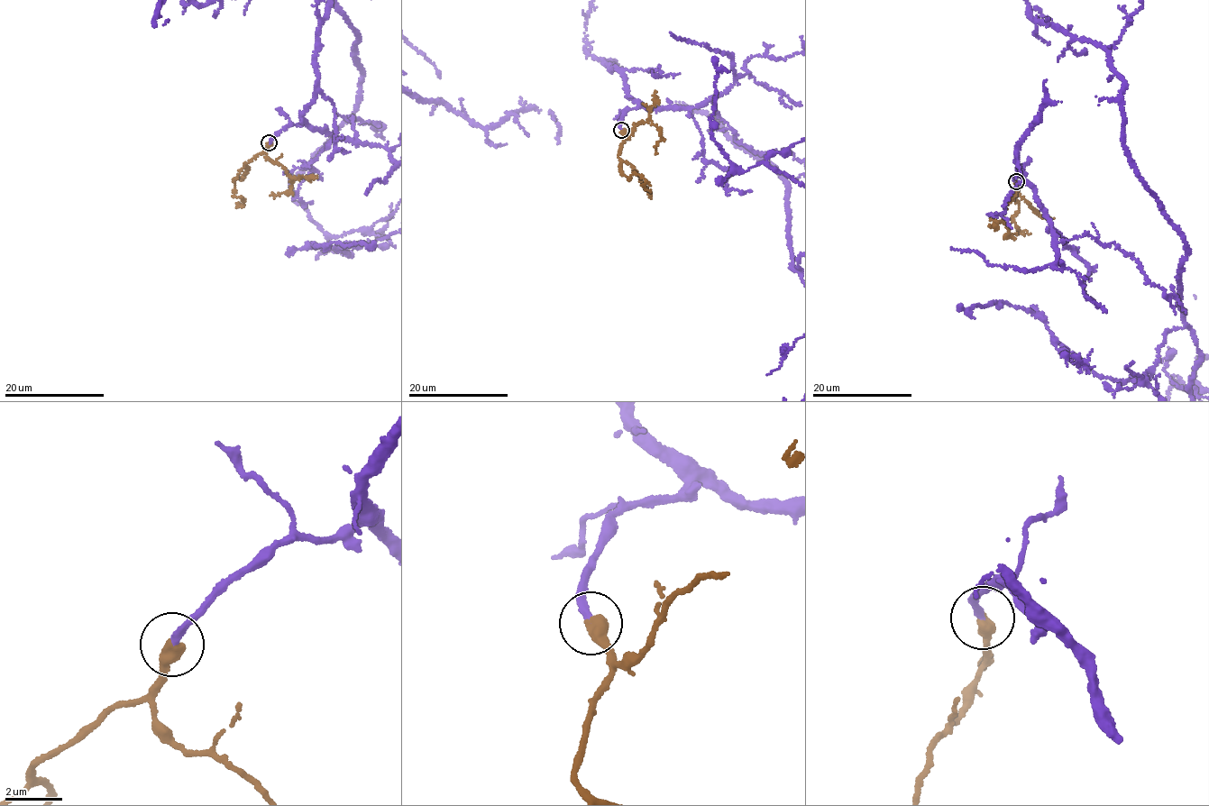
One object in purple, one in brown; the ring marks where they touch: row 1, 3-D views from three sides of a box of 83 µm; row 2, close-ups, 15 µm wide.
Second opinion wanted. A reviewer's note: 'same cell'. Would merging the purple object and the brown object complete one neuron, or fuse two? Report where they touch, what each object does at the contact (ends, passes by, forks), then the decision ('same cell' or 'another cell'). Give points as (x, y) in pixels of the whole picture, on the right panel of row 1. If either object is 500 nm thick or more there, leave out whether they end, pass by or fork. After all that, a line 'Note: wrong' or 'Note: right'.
(1016, 181) | purple ends | brown ends | same cell
Note: right

